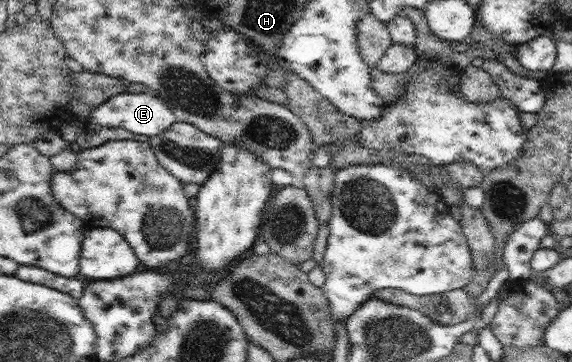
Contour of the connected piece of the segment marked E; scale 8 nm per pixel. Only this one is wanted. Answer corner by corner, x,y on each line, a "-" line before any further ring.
123,91
93,108
90,115
83,121
93,122
104,128
122,127
133,135
144,135
151,138
167,131
166,129
169,129
176,122
176,115
162,99
159,99
152,92
131,93

